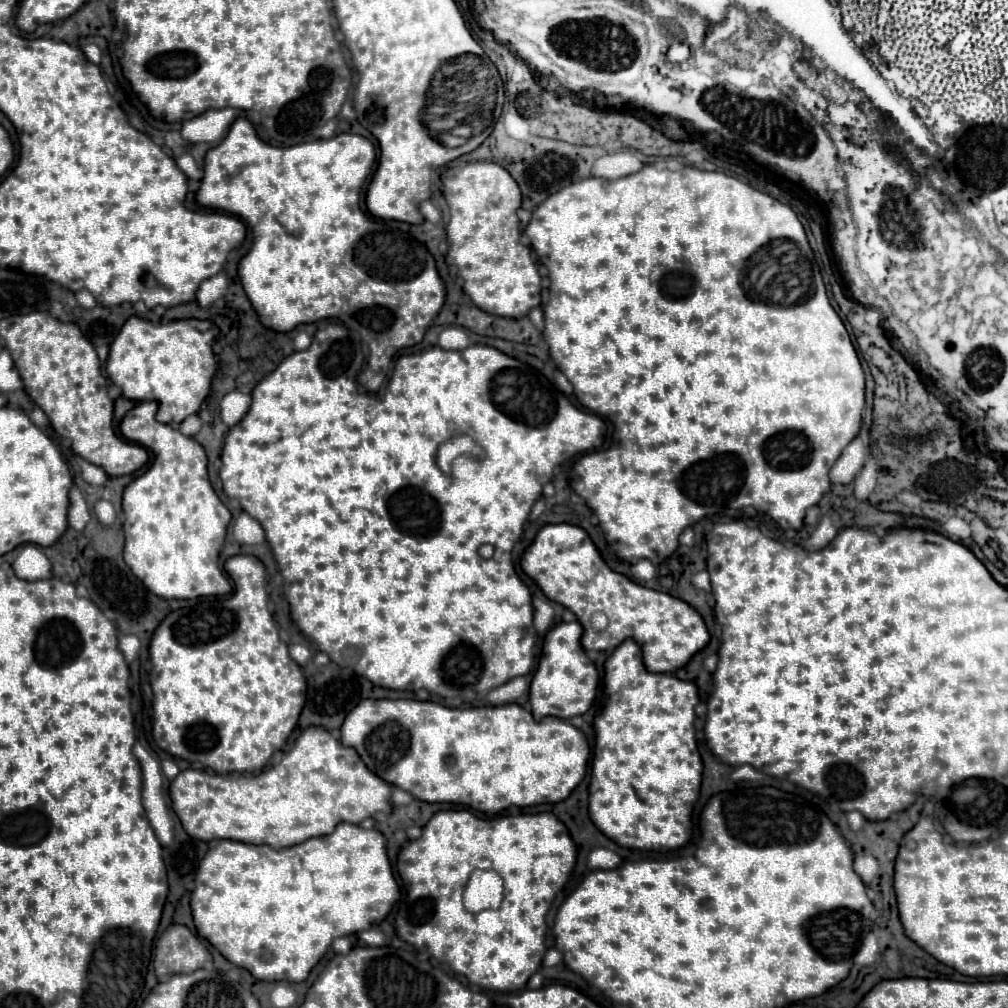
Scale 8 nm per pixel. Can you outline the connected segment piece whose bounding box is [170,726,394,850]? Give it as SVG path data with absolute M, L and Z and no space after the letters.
M310 726L298 736L294 748L262 774L220 776L204 770L184 770L172 780L170 798L184 830L196 840L228 838L280 850L306 838L332 834L340 822L360 824L378 812L390 814L392 790L390 782L366 770L354 748L342 746L322 726Z

